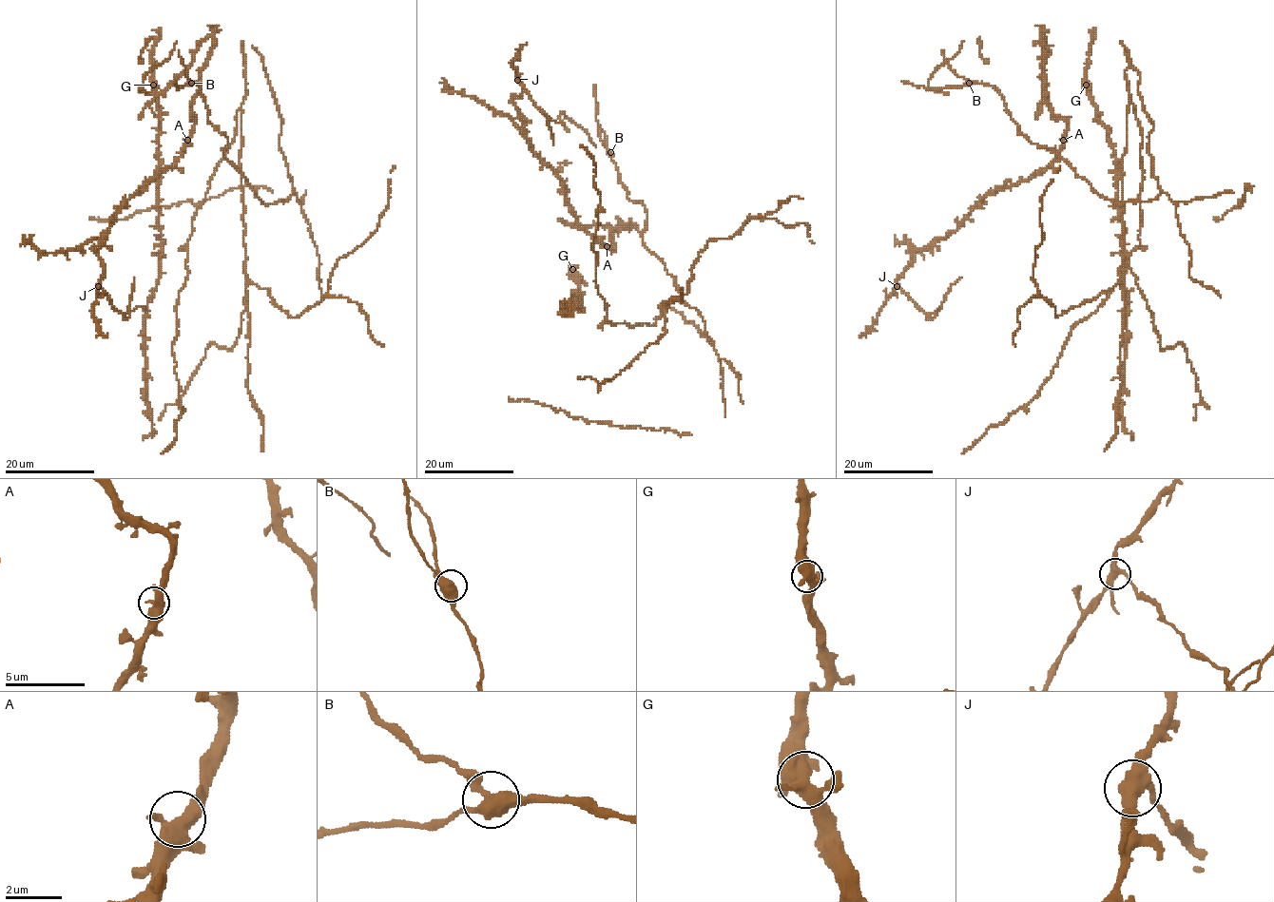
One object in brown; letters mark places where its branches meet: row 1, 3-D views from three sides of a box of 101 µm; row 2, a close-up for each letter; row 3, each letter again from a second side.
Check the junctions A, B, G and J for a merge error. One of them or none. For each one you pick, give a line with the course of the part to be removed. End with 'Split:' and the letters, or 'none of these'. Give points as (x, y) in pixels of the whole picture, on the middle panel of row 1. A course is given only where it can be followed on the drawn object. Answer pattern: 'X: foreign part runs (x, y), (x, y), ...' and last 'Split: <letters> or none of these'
J: foreign part runs (517, 80), (550, 119), (552, 144)
Split: J

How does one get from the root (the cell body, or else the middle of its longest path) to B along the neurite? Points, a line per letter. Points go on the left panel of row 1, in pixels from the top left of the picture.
B: (278, 201), (262, 202), (242, 174), (224, 159), (227, 139), (208, 121), (204, 97), (201, 87), (191, 83)

